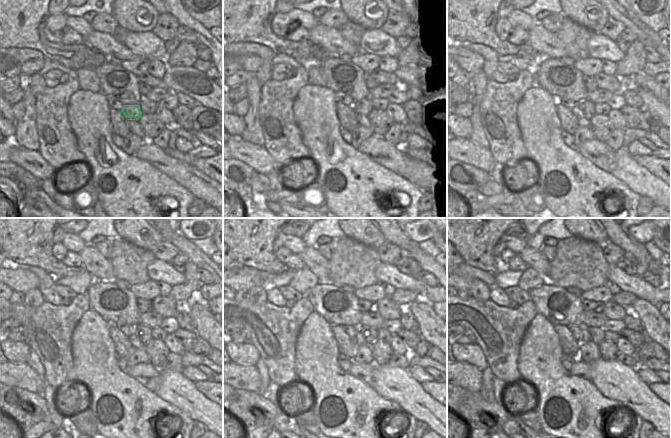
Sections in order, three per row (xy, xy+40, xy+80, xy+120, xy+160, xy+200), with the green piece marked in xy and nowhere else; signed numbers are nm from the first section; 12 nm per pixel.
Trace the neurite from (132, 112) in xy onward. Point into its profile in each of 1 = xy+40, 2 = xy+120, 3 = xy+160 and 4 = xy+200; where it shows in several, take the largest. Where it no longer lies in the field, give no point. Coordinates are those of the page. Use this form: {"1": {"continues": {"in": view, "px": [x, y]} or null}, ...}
{"1": {"continues": {"in": "xy+40", "px": [362, 109]}}, "2": {"continues": {"in": "xy+120", "px": [143, 332]}}, "3": {"continues": {"in": "xy+160", "px": [370, 334]}}, "4": {"continues": {"in": "xy+200", "px": [597, 335]}}}

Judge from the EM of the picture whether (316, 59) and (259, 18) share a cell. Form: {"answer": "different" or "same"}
{"answer": "same"}

